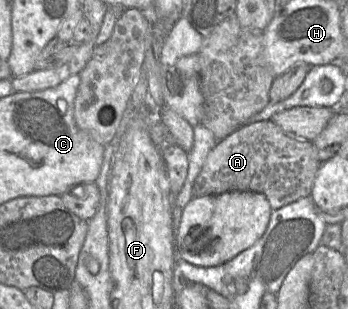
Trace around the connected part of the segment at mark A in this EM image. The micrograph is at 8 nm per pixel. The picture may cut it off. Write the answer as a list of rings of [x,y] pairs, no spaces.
[[[272,120],[247,124],[218,141],[210,151],[194,182],[193,197],[256,192],[265,195],[272,210],[277,210],[311,196],[321,164],[311,141],[290,138]]]

